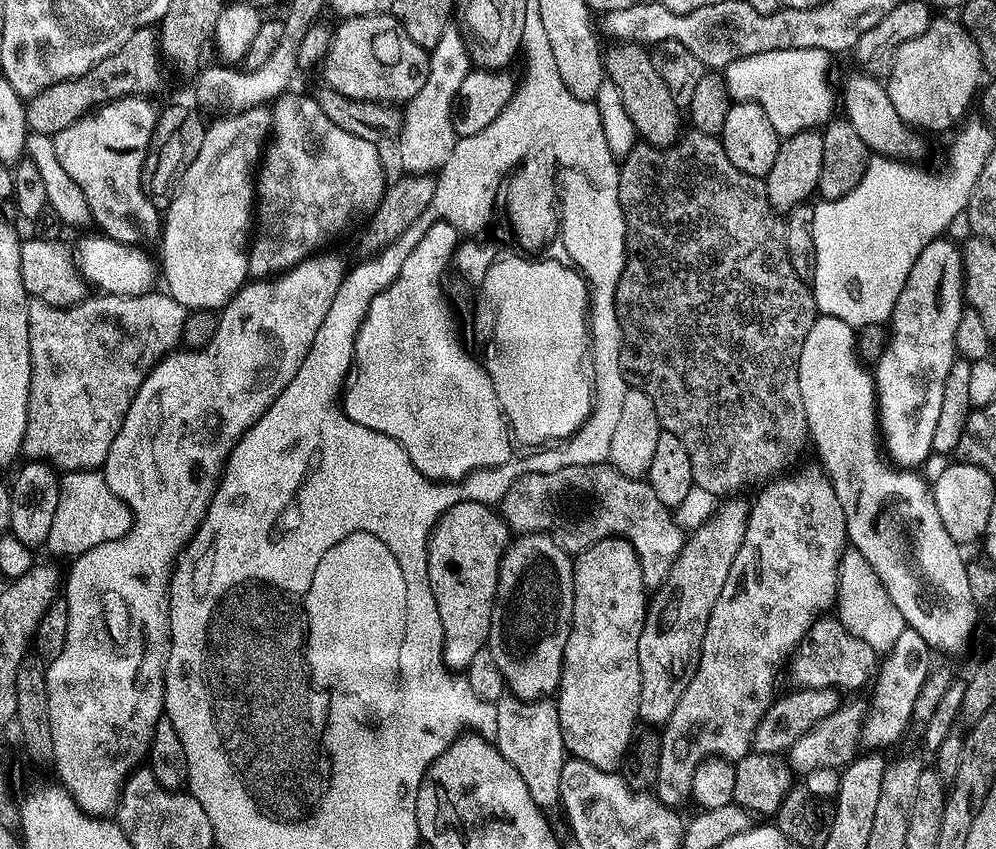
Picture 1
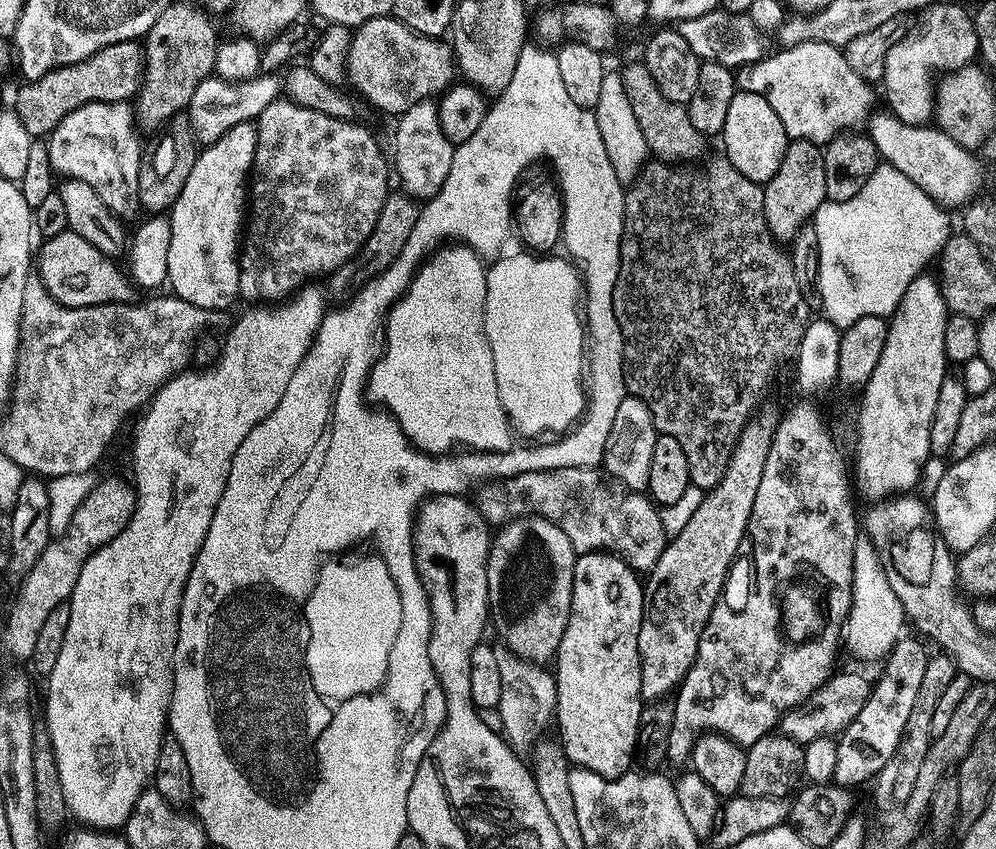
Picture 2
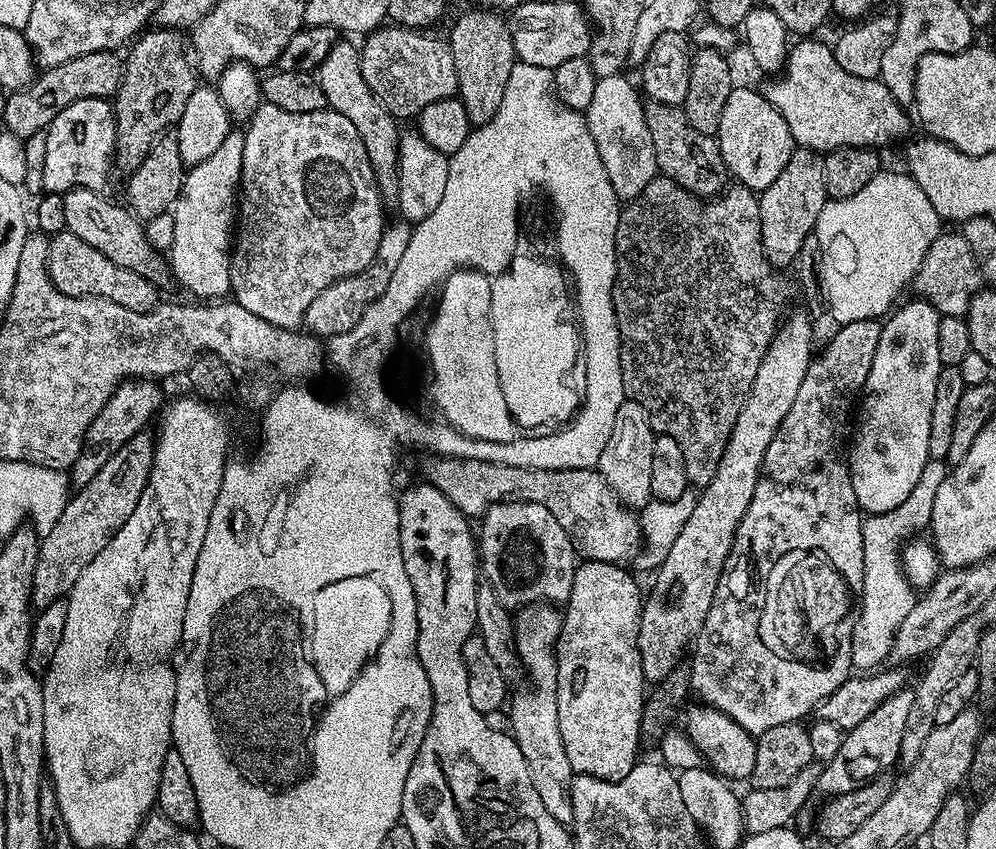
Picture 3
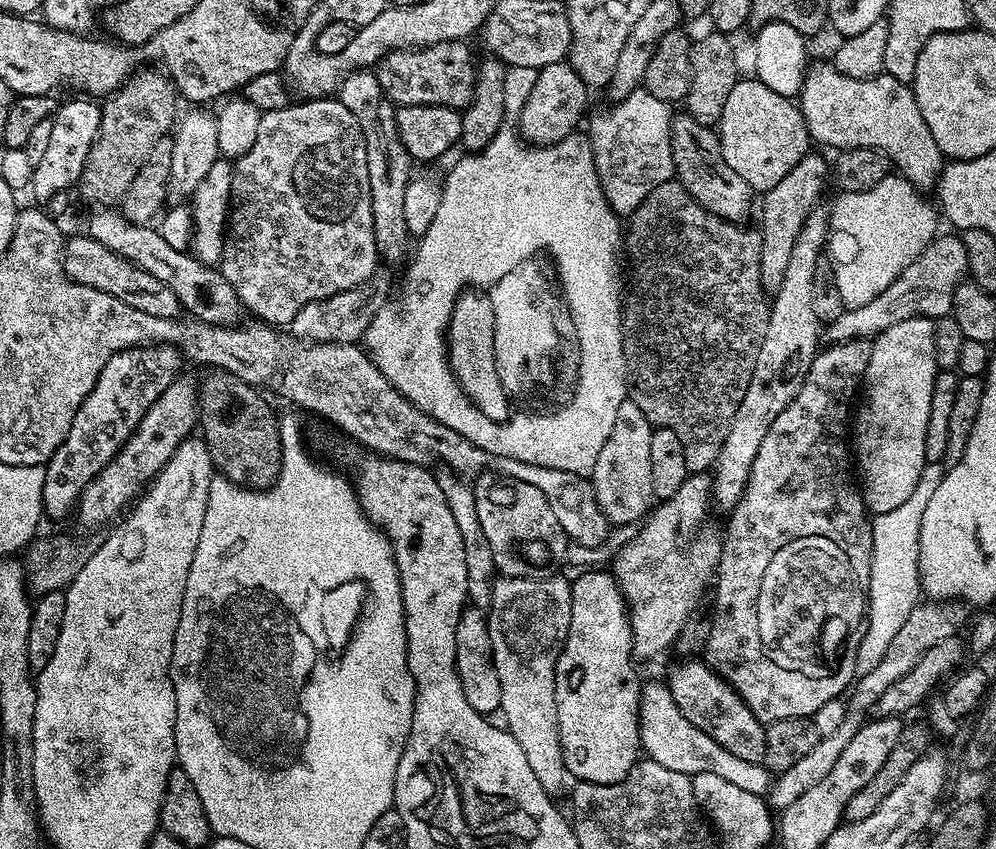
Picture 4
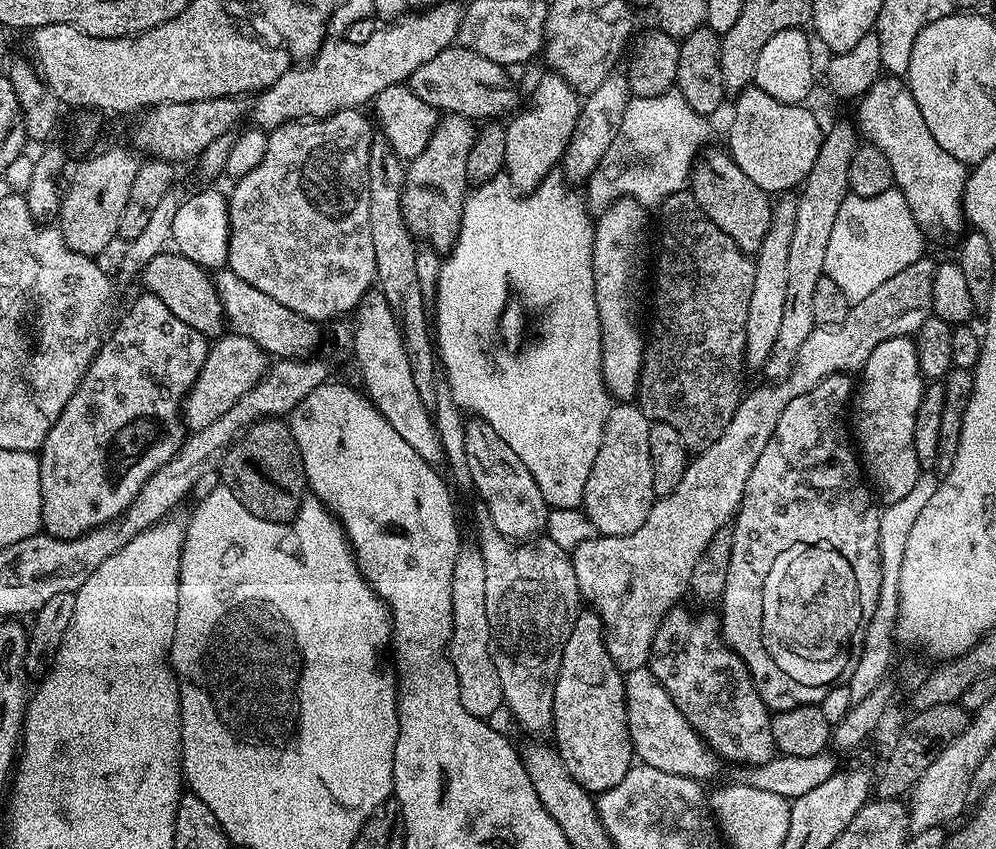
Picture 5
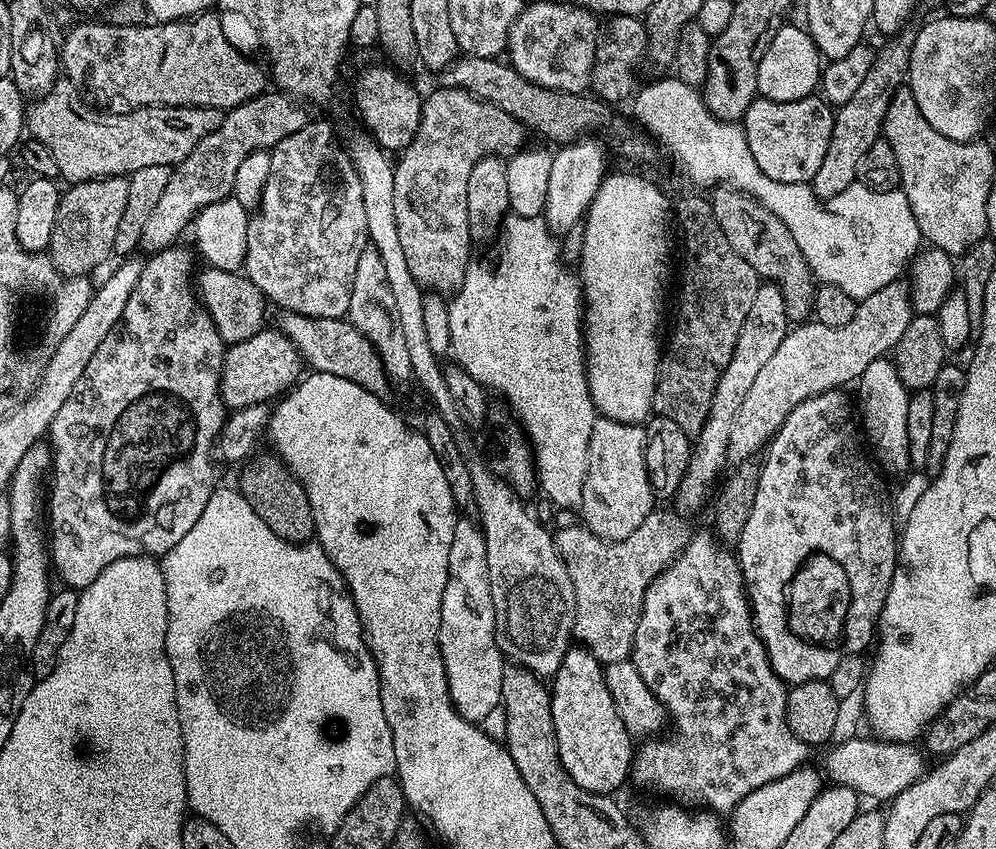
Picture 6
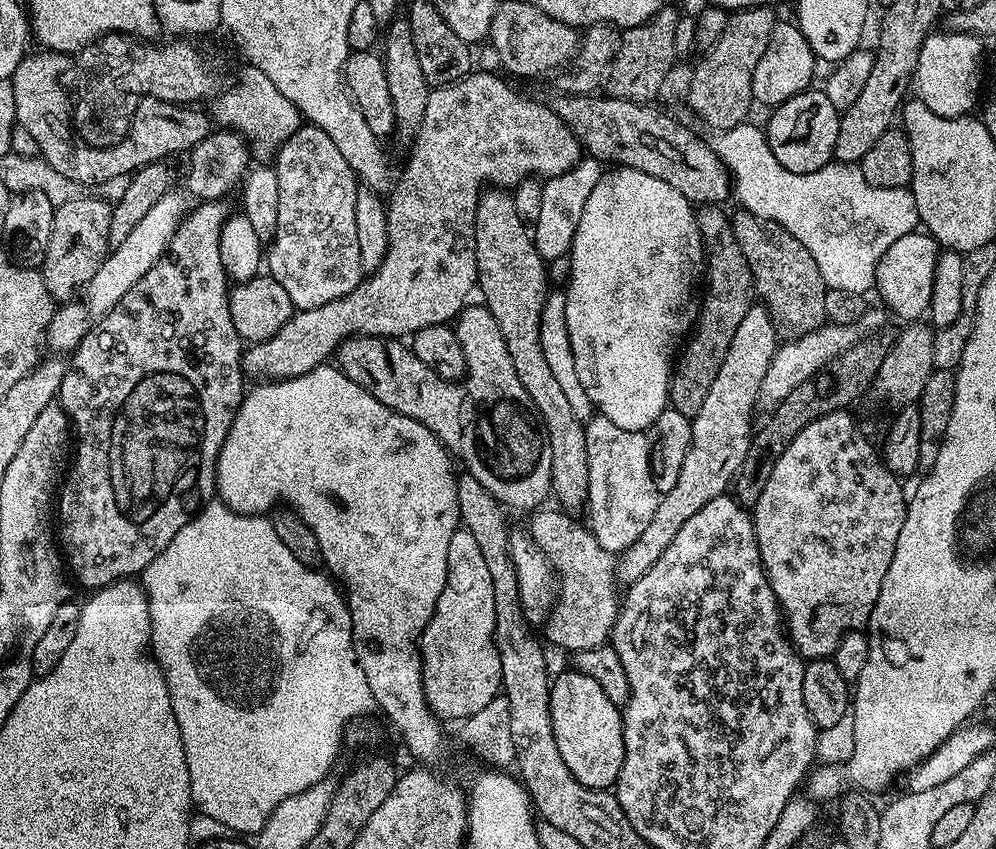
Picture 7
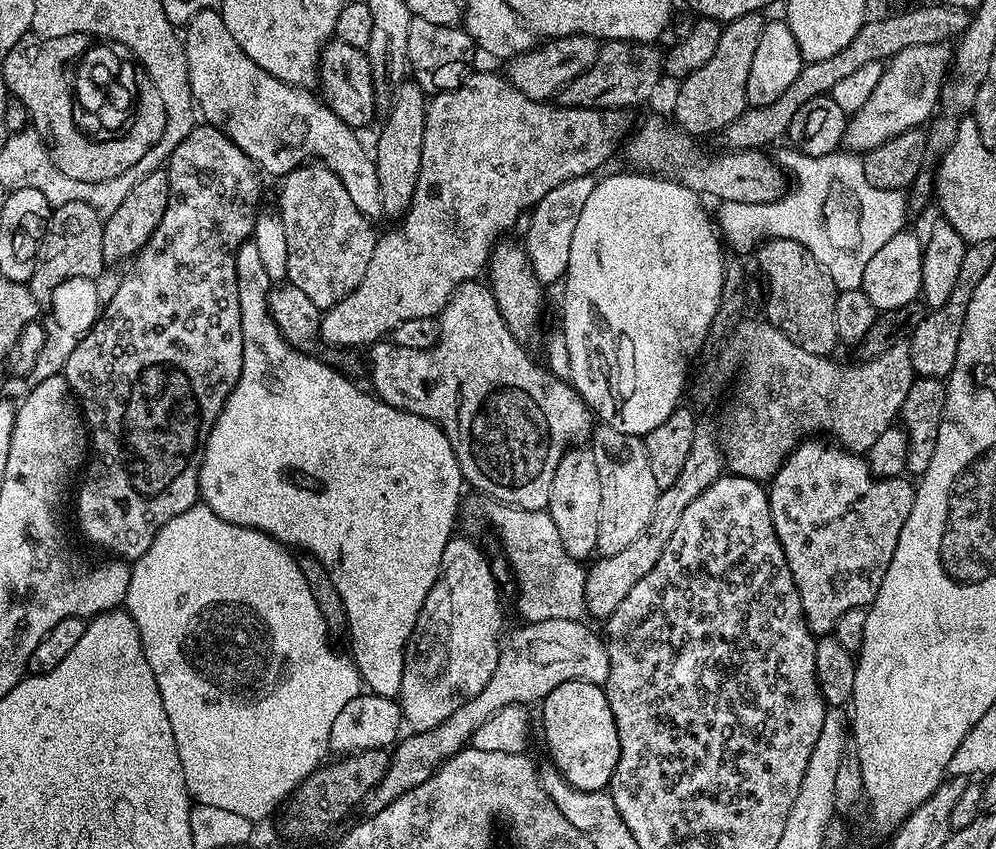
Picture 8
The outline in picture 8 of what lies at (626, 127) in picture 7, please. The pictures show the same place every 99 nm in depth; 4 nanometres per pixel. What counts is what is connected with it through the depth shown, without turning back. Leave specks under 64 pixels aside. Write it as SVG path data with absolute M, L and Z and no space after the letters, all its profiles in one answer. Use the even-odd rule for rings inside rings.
M648 116L640 125L631 129L622 152L628 155L628 160L633 169L643 170L648 174L655 174L665 180L674 180L690 190L700 193L701 197L713 196L716 202L750 202L751 204L765 204L780 199L786 191L784 184L785 169L776 164L770 157L764 156L763 151L733 152L721 151L721 156L710 156L699 148L697 141L679 128L671 119L663 120L660 116Z

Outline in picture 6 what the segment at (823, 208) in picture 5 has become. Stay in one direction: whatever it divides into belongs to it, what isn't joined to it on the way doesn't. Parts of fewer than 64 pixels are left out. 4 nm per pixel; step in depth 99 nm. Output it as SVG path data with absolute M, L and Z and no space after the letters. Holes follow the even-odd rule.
M908 34L889 39L885 43L888 45L876 52L874 66L870 66L866 79L859 84L858 91L851 96L850 102L835 109L830 146L826 149L826 158L822 158L822 166L818 166L818 174L814 174L810 185L813 194L820 200L834 198L842 190L846 190L846 186L857 183L858 162L862 162L866 150L870 150L870 146L874 146L874 142L881 139L886 110L890 110L894 94L899 88L905 87L912 39Z

